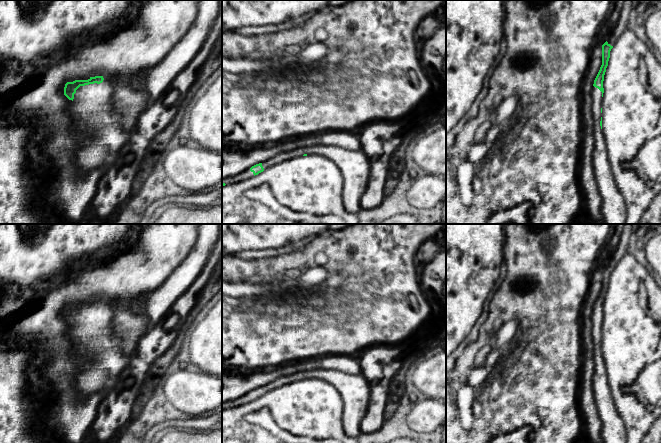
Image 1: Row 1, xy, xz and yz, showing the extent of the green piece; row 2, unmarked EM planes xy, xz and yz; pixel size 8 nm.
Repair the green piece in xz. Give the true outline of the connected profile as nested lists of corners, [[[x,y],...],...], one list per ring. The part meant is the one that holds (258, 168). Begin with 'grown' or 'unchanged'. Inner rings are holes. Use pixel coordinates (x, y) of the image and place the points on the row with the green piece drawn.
grown | [[[312,145],[295,148],[287,152],[279,153],[240,174],[222,178],[222,186],[230,185],[233,182],[241,182],[258,175],[270,166],[282,162],[284,158],[291,159],[302,155],[307,156],[309,154],[320,154],[335,163],[343,177],[342,198],[345,209],[351,213],[360,212],[362,209],[361,199],[367,190],[372,166],[370,159],[361,149],[348,150],[331,145]]]

